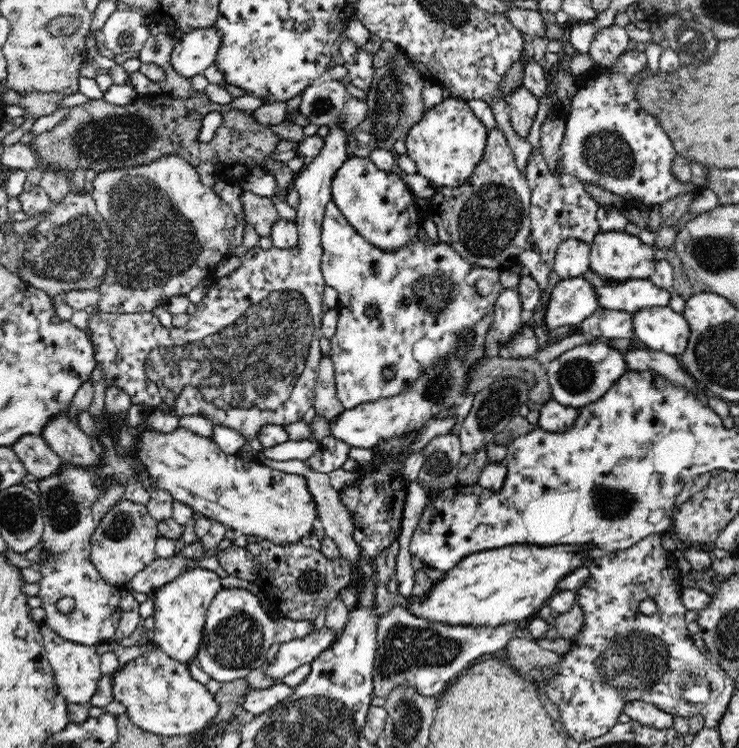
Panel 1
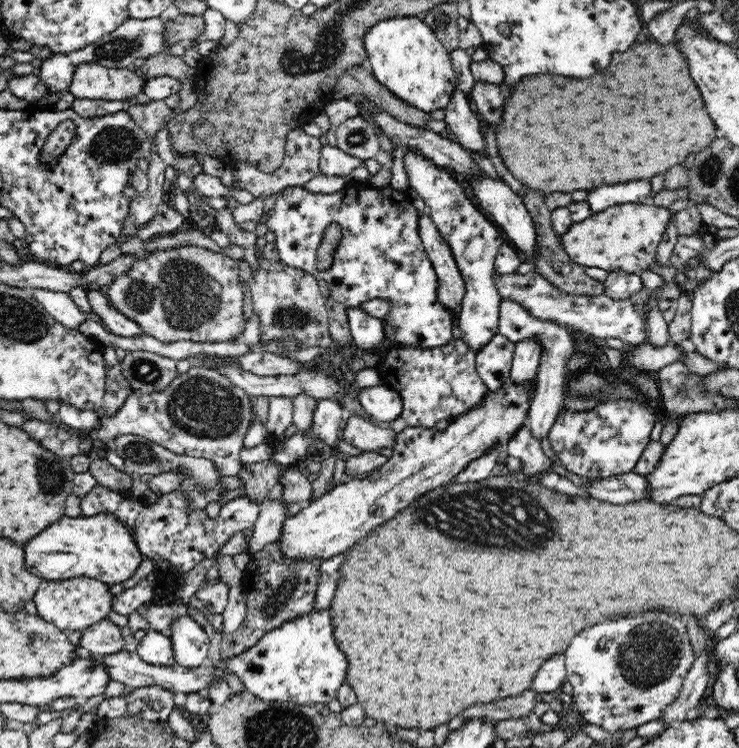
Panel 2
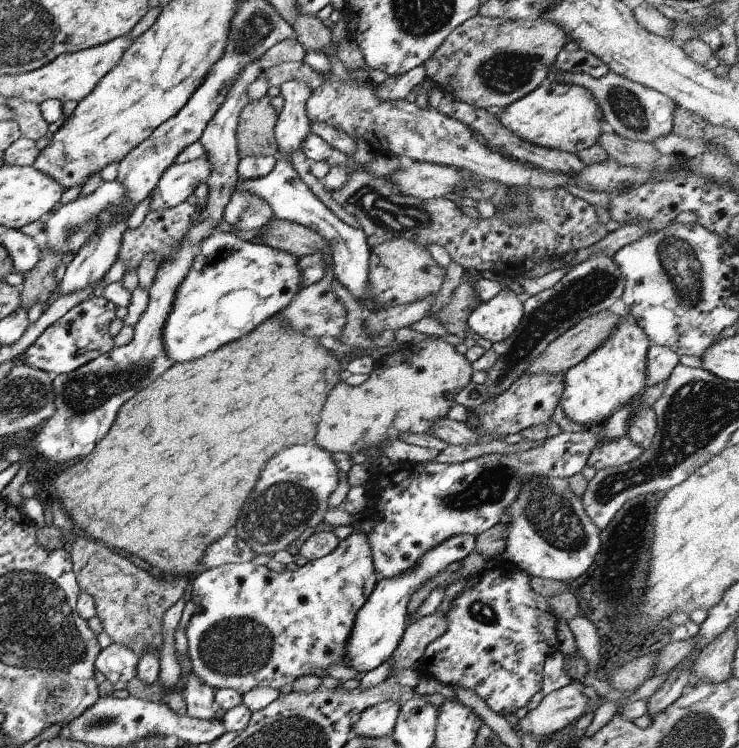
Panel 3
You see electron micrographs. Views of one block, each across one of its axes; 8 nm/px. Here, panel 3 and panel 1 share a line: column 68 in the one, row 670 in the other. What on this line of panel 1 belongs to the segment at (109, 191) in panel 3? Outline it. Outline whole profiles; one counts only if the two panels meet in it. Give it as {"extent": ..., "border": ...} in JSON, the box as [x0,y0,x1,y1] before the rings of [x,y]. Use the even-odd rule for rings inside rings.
{"extent":[195,588,314,683],"border":[[[232,588],[232,590],[223,589],[212,599],[206,613],[206,624],[203,628],[202,640],[200,641],[195,660],[210,678],[218,682],[227,683],[236,679],[245,678],[254,670],[266,665],[266,652],[272,644],[282,644],[283,642],[302,638],[308,633],[314,632],[313,621],[290,619],[288,615],[280,620],[273,620],[266,615],[258,597],[246,590]]]}

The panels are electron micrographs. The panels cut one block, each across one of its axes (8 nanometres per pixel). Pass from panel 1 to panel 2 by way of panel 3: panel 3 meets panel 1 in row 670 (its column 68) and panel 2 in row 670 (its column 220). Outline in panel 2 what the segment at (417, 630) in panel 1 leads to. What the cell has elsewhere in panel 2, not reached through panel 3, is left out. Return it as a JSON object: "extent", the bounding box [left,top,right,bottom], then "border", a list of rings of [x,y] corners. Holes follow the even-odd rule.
{"extent":[90,644,224,695],"border":[[[125,644],[125,650],[120,652],[106,655],[104,657],[94,657],[90,656],[91,660],[99,660],[103,667],[108,671],[108,674],[111,676],[111,680],[117,680],[122,682],[128,689],[138,689],[146,686],[160,686],[169,690],[173,694],[182,694],[189,695],[190,693],[198,693],[202,688],[206,688],[212,681],[216,679],[224,679],[224,672],[217,667],[194,667],[186,668],[180,665],[151,665],[147,662],[144,662],[137,653],[137,644]]]}

